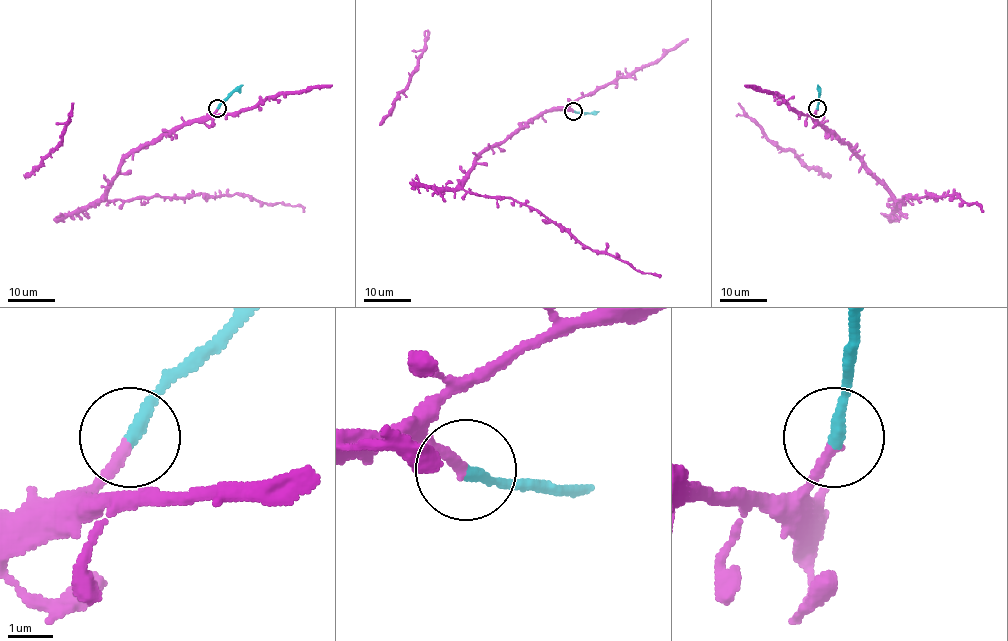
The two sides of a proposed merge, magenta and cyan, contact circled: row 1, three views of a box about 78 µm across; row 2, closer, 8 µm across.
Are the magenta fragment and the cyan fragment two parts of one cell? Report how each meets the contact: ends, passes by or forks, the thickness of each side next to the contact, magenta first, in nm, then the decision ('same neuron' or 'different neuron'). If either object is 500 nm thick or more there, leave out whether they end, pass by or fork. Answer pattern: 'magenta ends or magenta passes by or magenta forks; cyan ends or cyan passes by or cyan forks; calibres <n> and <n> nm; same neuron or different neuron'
magenta ends; cyan ends; calibres 240 and 300 nm; different neuron

